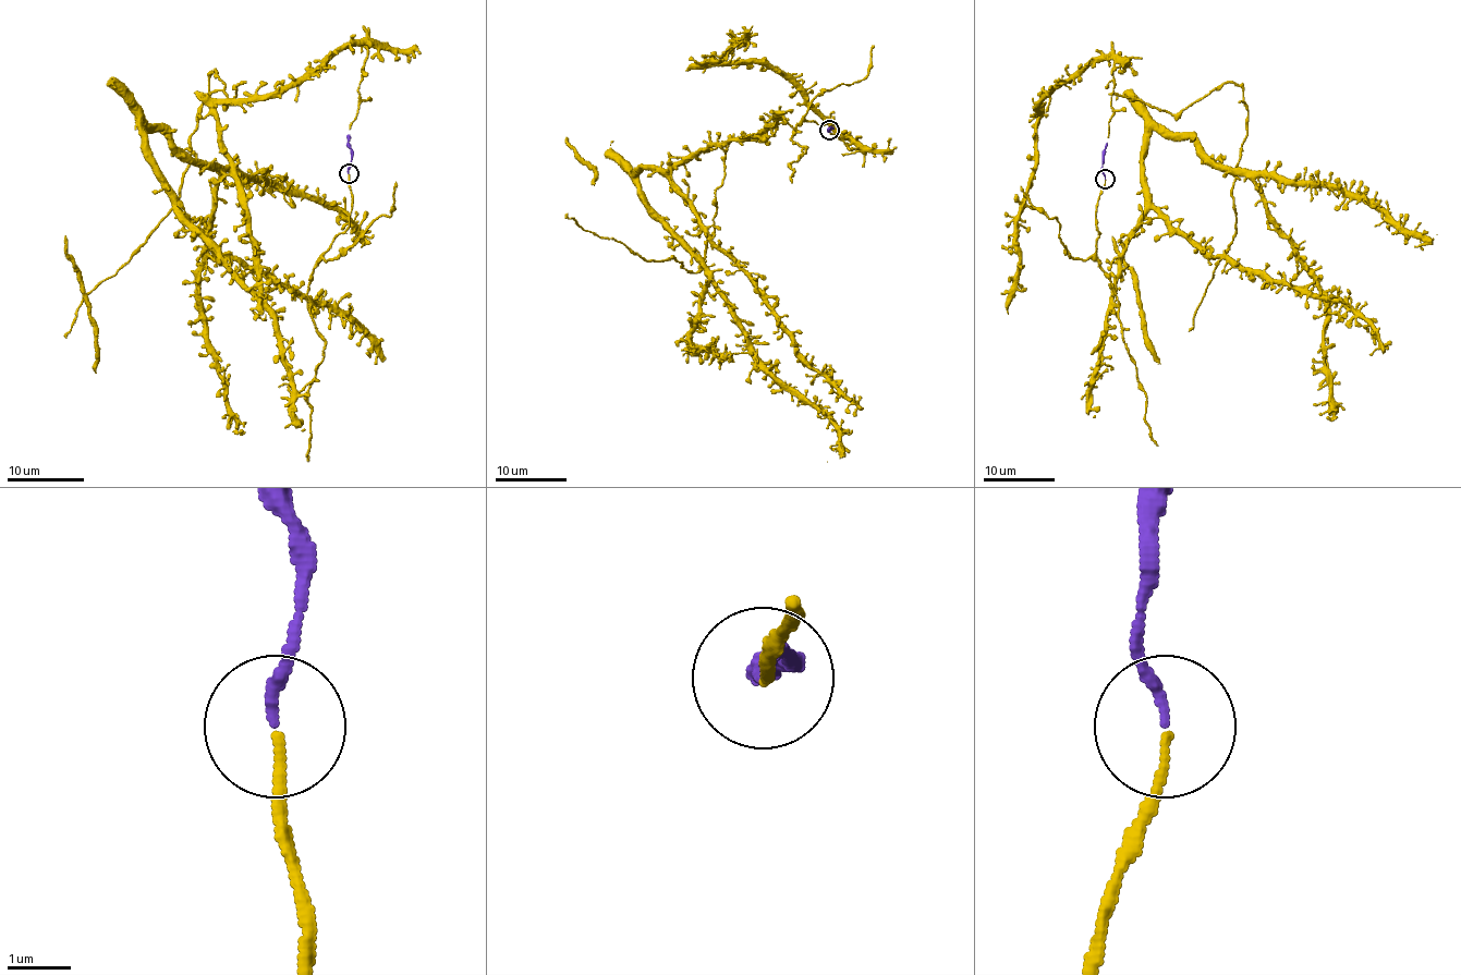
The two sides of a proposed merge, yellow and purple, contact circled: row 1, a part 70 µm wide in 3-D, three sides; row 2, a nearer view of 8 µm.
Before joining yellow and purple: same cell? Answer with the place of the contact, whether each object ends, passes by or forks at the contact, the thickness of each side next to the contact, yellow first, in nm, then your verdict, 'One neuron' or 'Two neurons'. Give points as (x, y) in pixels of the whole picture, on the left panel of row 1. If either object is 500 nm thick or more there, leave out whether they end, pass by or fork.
Place: (349, 173). At the ring yellow ends. At the ring purple ends. Thickness 140 nm (yellow) against 150 nm. One neuron

